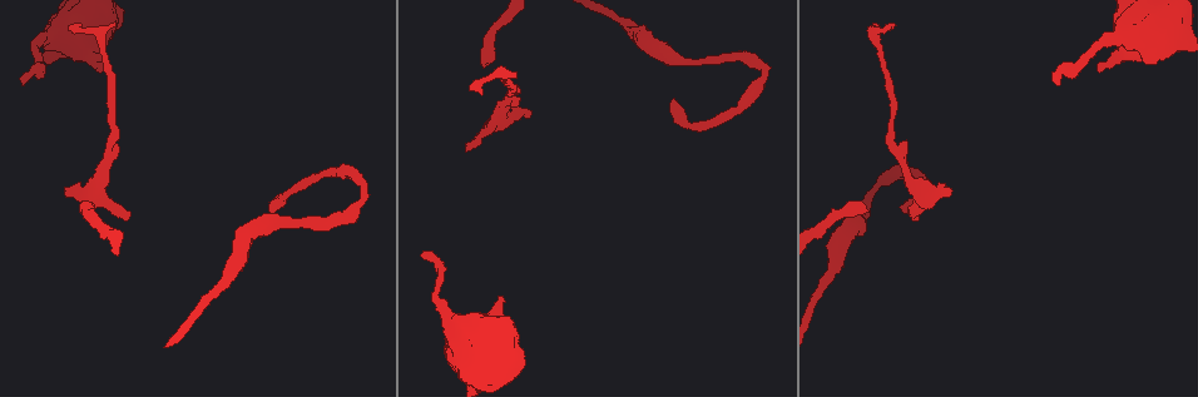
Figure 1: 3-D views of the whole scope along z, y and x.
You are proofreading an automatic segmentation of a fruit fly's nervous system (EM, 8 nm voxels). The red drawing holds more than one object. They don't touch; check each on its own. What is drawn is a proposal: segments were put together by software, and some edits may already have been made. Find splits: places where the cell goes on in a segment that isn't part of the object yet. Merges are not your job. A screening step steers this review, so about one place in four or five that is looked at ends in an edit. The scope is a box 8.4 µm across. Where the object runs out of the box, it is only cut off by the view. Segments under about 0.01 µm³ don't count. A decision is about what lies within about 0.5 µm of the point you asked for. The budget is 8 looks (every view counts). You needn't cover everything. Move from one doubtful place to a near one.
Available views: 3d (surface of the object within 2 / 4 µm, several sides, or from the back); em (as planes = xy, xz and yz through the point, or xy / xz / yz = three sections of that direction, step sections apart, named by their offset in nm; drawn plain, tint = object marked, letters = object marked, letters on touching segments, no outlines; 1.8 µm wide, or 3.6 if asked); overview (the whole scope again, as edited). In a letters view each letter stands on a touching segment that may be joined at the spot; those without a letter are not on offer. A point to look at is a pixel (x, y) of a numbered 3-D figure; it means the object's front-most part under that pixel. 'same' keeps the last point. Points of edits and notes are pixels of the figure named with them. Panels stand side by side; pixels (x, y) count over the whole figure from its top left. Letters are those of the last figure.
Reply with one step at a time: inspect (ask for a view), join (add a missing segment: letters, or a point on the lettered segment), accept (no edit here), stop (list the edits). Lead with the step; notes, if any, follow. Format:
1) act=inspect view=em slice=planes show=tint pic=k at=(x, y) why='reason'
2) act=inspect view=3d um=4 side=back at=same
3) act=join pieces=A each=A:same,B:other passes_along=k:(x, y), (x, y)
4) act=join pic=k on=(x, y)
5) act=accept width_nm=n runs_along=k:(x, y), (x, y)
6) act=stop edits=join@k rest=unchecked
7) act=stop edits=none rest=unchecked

act=inspect view=3d um=2 pic=1 at=(915, 216) why='an open end'

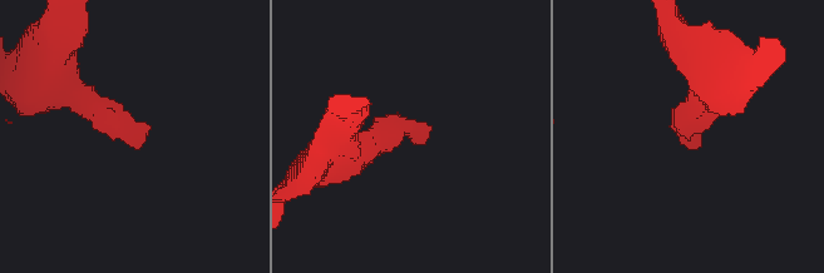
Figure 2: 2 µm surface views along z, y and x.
act=inspect view=em slice=xz step=8 show=letters pic=2 at=(428, 136)

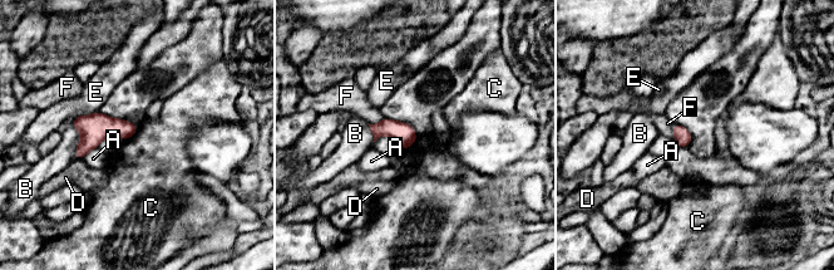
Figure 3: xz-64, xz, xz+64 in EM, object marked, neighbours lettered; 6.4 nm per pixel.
act=accept each=A:other,B:other,C:other,D:other,E:other,F:other border=3:(138, 126), (126, 141) found='none of them fits'

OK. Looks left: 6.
act=inspect view=em slice=xy step=4 show=letters pic=1 at=(483, 93) why='long arm stops here'

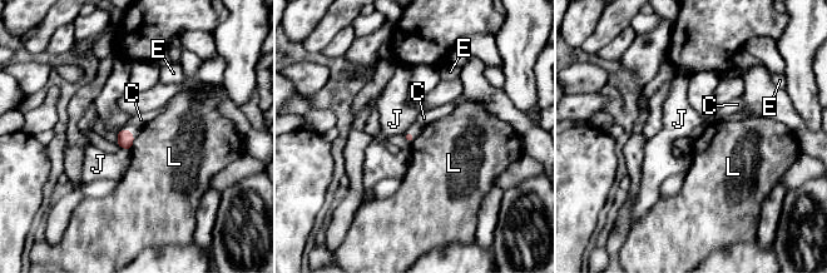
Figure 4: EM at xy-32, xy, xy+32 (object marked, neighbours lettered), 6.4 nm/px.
act=accept each=C:other,E:other,J:other,L:other border=4:(134, 139), (130, 150) found='no lettered segment goes on from it'

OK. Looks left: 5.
act=inspect view=3d um=2 pic=1 at=(1102, 72) why='branch stops here'

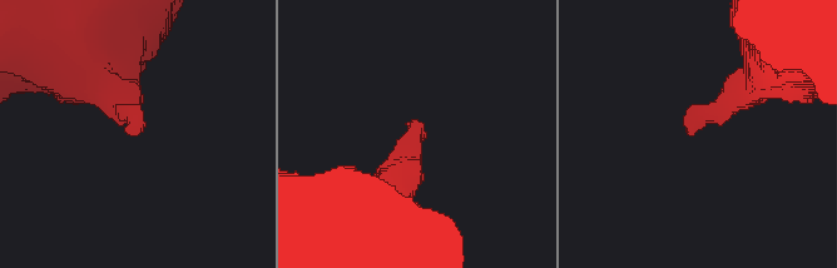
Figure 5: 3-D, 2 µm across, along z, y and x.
act=inspect view=em slice=yz step=4 show=tint pic=5 at=(128, 134) why='now the EM'

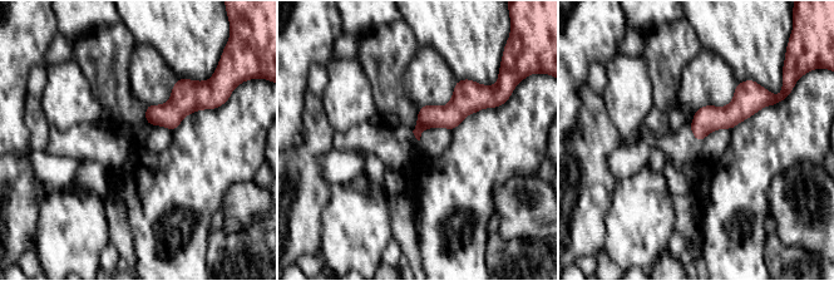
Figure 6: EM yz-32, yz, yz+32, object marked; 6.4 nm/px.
act=inspect view=em slice=planes show=letters at=same

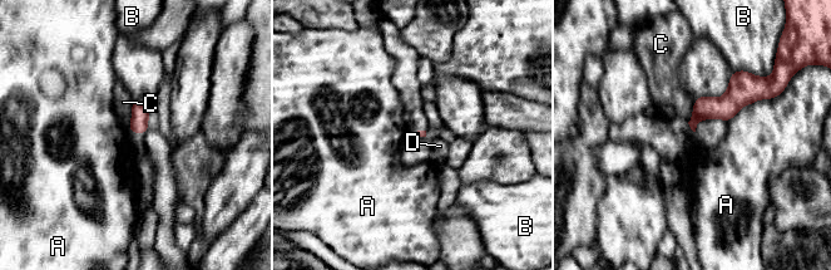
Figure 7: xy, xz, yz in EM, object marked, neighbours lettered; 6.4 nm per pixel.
act=accept each=A:other,B:other,C:other,D:other found='no lettered segment goes on from it'

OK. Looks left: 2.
act=stop edits=none rest=unchecked

